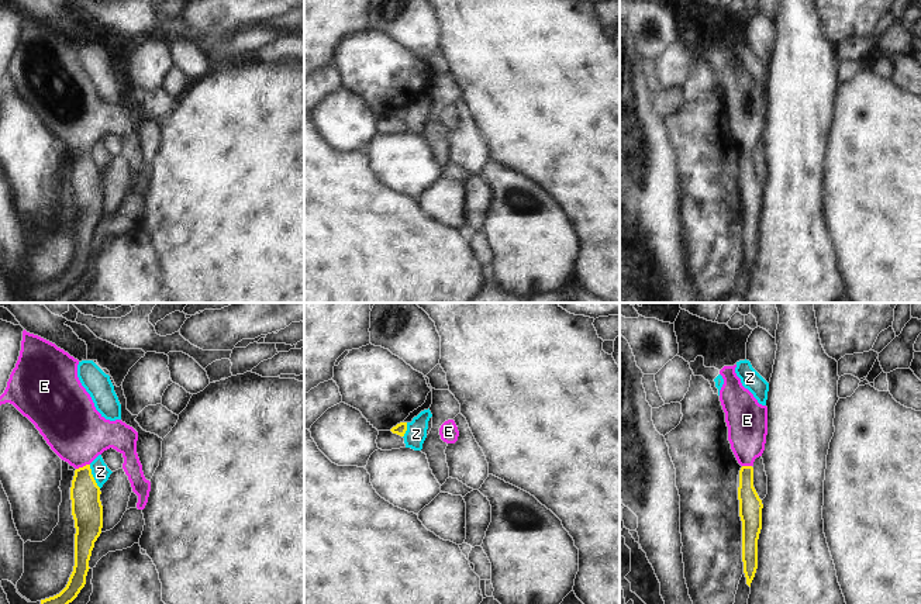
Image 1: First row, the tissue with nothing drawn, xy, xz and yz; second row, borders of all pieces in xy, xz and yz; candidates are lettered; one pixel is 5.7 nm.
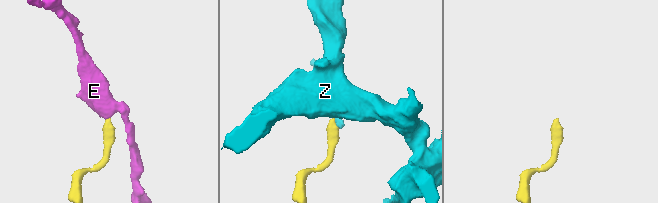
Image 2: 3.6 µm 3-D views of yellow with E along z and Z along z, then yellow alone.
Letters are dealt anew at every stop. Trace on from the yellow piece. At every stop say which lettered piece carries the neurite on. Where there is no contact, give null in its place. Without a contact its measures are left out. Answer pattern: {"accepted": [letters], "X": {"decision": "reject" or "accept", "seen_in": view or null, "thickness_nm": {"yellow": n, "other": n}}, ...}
{"accepted": ["E"], "E": {"decision": "accept", "seen_in": "xy", "thickness_nm": {"yellow": 180, "other": 340}}, "Z": {"decision": "reject", "seen_in": "xy", "thickness_nm": {"yellow": 180, "other": 100}}}

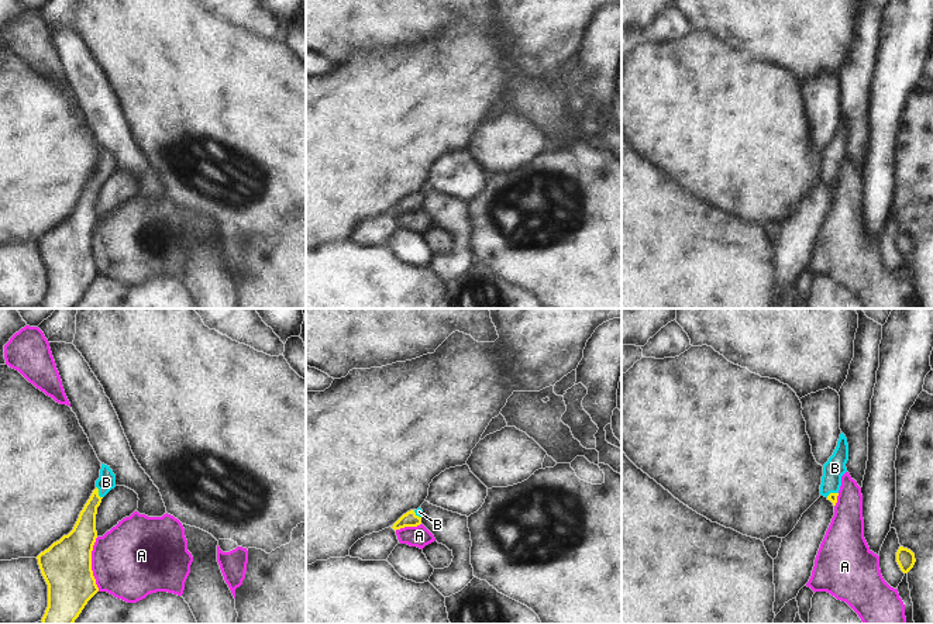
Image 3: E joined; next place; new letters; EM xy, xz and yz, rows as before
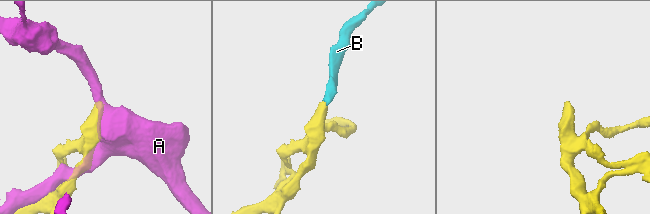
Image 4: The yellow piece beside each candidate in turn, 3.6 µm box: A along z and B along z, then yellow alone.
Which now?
{"accepted": ["B"], "A": {"decision": "reject", "seen_in": "xy", "thickness_nm": {"yellow": 280, "other": 440}}, "B": {"decision": "accept", "seen_in": "xy", "thickness_nm": {"yellow": 140, "other": 100}}}

